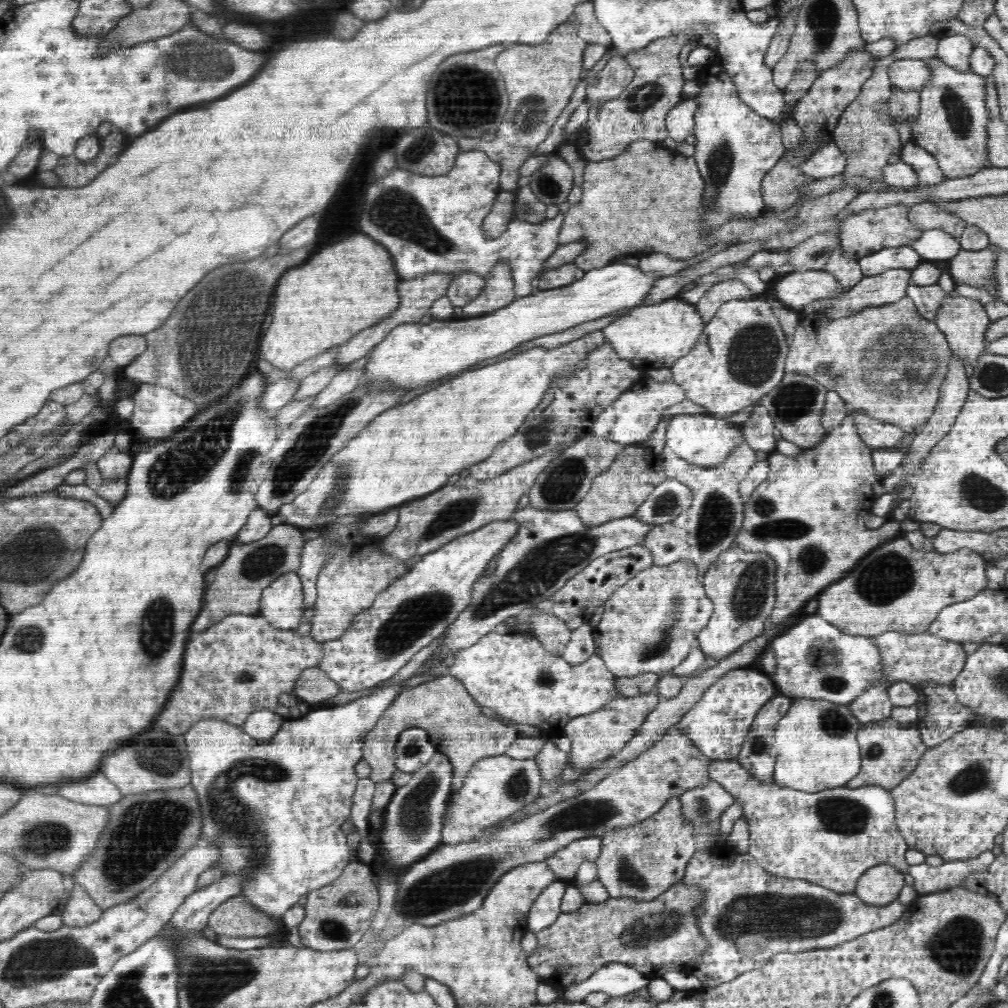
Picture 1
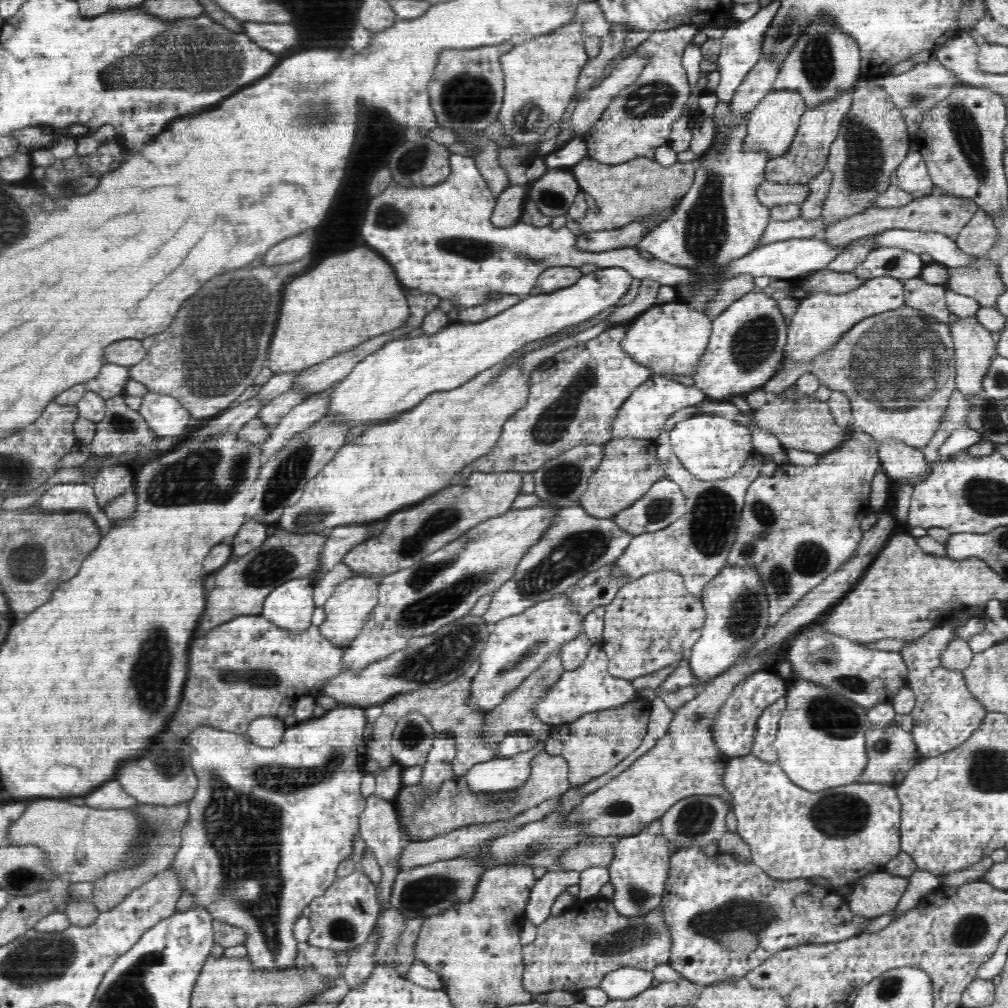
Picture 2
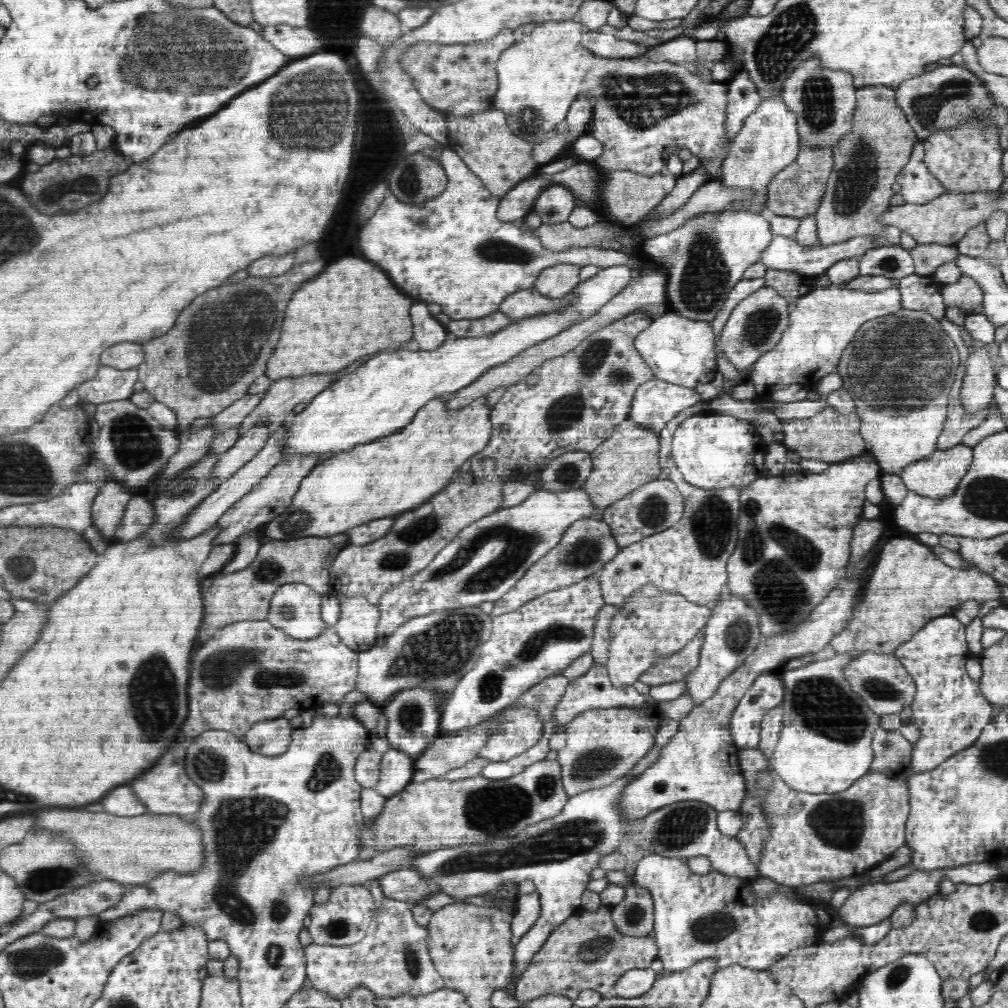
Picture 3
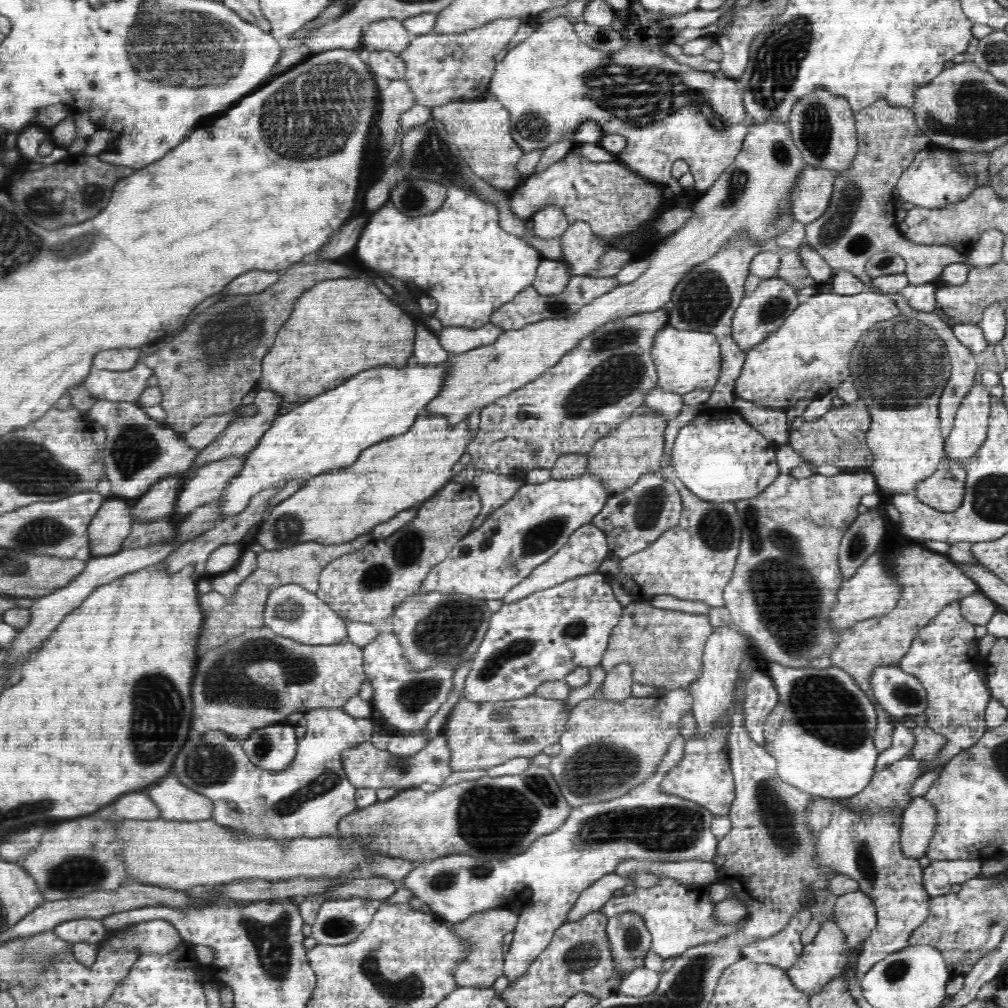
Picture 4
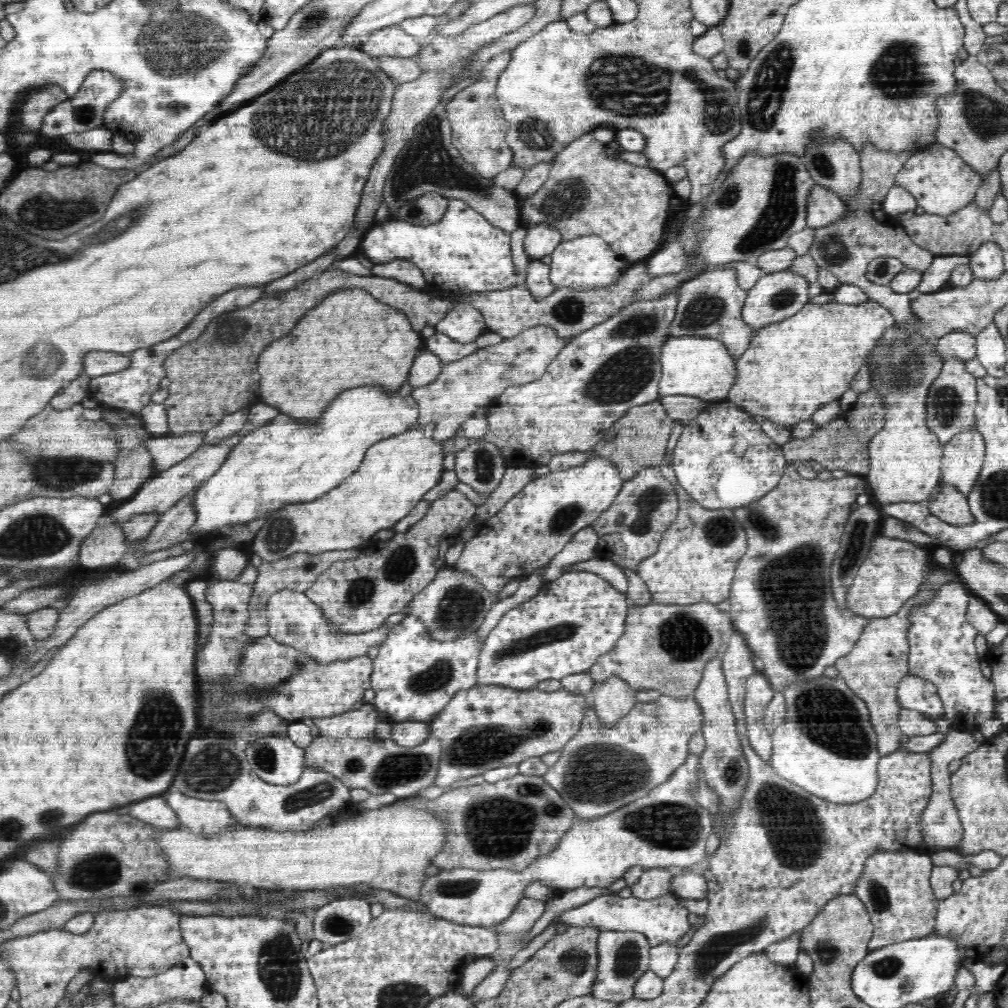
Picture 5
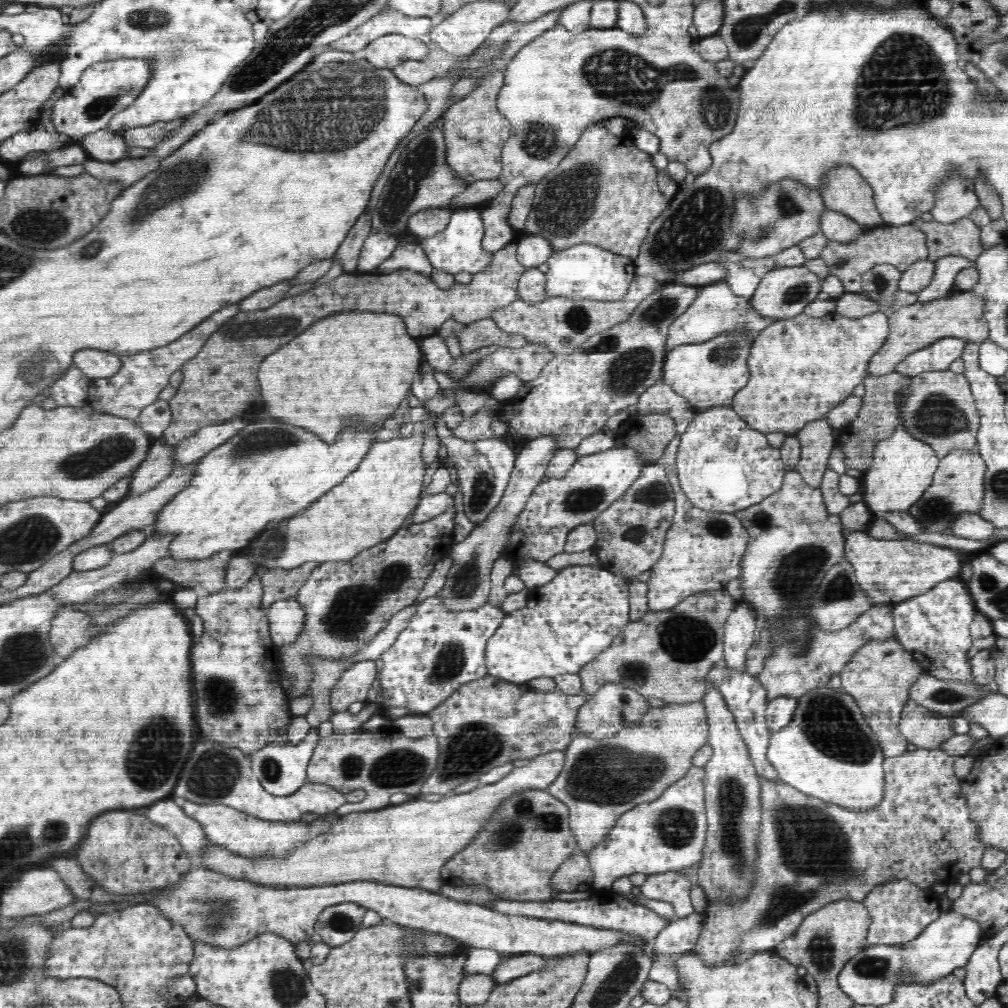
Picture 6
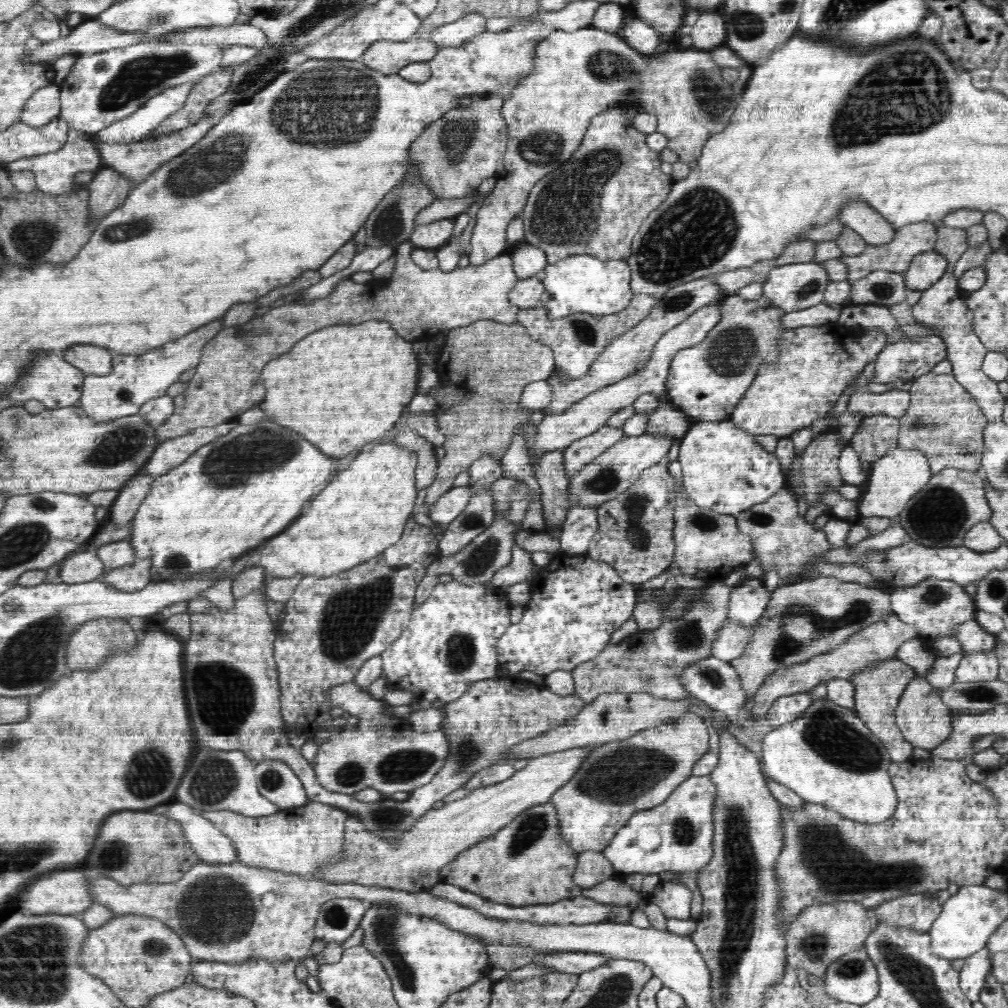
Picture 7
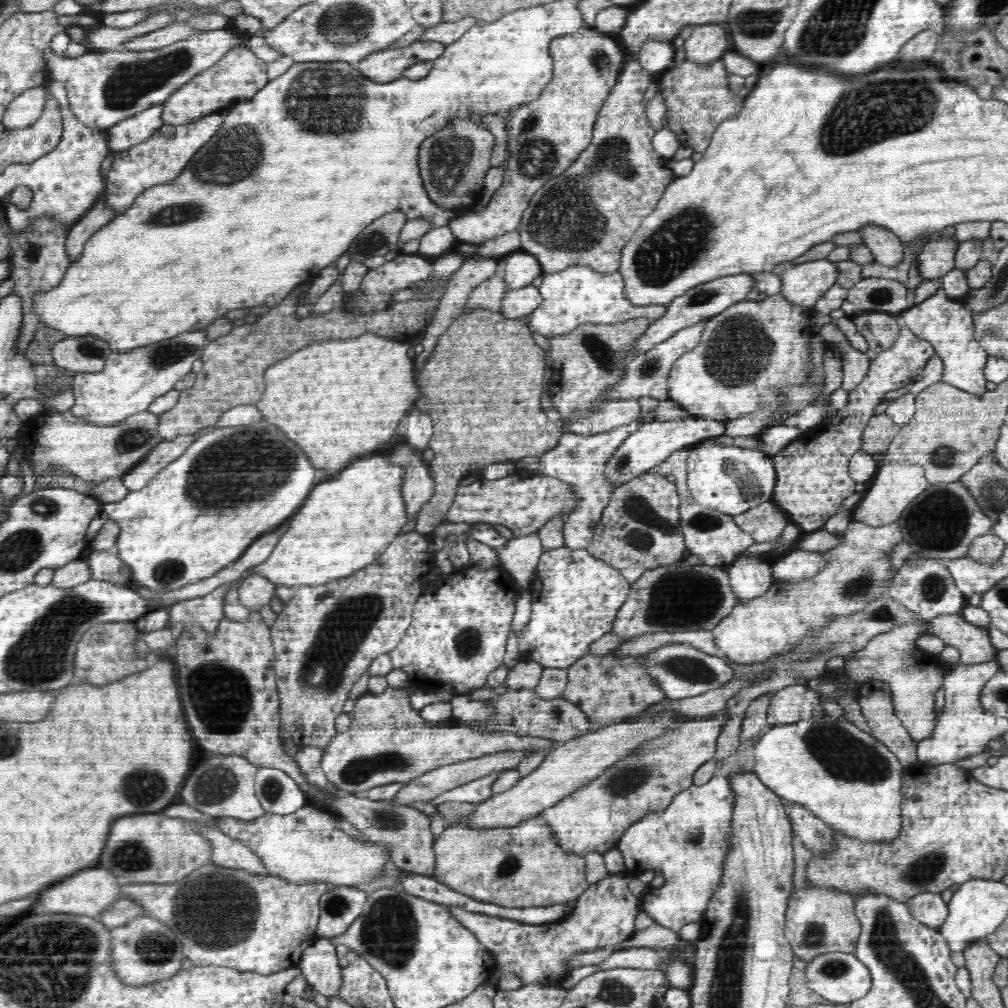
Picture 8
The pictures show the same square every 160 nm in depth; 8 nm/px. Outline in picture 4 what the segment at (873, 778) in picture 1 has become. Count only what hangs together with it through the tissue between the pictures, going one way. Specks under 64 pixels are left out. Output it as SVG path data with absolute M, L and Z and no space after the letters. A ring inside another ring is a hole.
M920 544L897 545L888 556L888 566L900 583L898 604L882 616L857 622L854 626L842 631L838 646L829 654L833 666L847 672L875 705L878 724L873 742L879 754L892 746L895 719L874 699L874 691L870 685L874 668L898 665L911 647L920 628L928 624L947 604L959 601L964 596L979 590L976 581L972 580L970 575L964 574L946 554L936 553Z

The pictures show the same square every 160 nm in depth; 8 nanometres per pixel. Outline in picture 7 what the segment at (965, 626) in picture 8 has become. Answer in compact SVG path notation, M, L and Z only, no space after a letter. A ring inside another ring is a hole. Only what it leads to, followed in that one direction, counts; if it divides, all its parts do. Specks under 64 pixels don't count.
M896 615L886 616L884 620L880 620L876 624L868 626L868 628L862 628L854 636L848 636L848 640L844 644L840 644L838 648L834 648L830 652L821 653L820 656L812 656L810 660L794 664L790 668L776 670L772 676L768 676L764 680L758 692L754 694L751 701L753 705L751 709L752 717L764 718L764 715L772 707L772 703L781 696L811 693L816 685L826 684L830 679L843 678L850 680L854 674L860 674L864 668L870 668L878 662L894 660L898 648L906 640L912 640L912 638L917 638L916 629L908 623L900 621ZM975 618L956 625L953 637L961 644L961 652L964 655L980 650L994 651L998 642L995 635L984 630ZM918 676L907 684L895 715L896 725L904 735L904 739L914 747L934 749L943 744L944 740L948 740L948 736L952 736L952 714L924 676Z

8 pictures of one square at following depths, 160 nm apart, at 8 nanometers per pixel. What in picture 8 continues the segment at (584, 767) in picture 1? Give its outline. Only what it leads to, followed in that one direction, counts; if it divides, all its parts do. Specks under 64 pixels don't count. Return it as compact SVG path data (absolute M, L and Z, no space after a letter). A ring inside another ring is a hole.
M726 709L720 710L710 717L689 718L687 722L675 727L661 738L642 744L633 756L618 760L602 777L578 791L572 792L570 796L564 796L560 802L556 802L554 806L546 808L538 815L548 823L555 834L558 846L566 853L582 857L586 857L590 852L604 855L607 851L617 848L620 837L625 830L628 830L628 827L646 816L664 812L676 795L693 786L693 777L700 765L712 760L715 756L717 741L726 722Z

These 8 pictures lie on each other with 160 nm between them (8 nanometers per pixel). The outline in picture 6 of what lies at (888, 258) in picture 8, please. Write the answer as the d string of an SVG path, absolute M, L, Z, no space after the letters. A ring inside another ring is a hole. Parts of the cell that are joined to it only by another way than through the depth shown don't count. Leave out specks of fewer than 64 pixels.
M840 164L824 174L824 186L820 190L825 208L848 215L861 225L864 232L884 228L882 215L878 212L873 197L873 188L860 176L860 173L847 164Z

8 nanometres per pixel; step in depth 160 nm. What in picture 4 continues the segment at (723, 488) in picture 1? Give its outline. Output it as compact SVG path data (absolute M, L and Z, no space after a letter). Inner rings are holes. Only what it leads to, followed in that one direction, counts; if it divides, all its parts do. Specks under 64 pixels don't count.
M704 404L698 406L686 406L672 420L668 421L665 428L665 446L663 457L661 458L662 466L659 472L668 480L675 484L679 490L682 499L682 514L678 524L669 528L658 540L654 540L648 548L622 558L619 564L618 573L609 578L614 578L617 582L628 588L629 592L636 599L649 600L656 594L670 594L680 600L699 600L705 602L711 607L724 607L725 600L723 592L728 582L734 574L734 566L739 554L741 540L741 521L736 511L734 502L708 502L696 496L691 490L684 486L684 483L676 477L675 469L671 463L672 448L679 430L689 425L692 420L698 421L705 414L706 407Z

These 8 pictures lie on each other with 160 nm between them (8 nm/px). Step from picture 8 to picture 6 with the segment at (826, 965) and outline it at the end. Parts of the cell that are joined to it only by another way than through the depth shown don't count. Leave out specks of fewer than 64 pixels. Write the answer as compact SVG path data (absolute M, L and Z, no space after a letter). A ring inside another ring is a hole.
M949 909L931 922L914 940L904 944L871 945L853 956L840 970L837 981L840 990L854 1003L882 1006L895 997L902 979L928 986L932 982L962 968L982 941L982 927L974 919Z

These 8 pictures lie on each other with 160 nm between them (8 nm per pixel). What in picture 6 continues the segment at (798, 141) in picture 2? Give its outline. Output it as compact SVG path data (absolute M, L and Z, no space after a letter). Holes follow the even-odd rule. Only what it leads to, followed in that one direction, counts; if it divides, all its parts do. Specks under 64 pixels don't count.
M824 208L824 214L820 216L820 226L828 240L840 244L852 243L864 232L861 225L848 215L829 208Z

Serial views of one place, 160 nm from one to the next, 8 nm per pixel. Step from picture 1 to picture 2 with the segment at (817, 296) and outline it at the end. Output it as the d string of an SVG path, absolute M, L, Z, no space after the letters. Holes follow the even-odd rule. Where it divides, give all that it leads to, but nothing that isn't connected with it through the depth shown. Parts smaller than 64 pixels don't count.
M824 269L797 280L795 282L797 291L794 297L796 299L799 296L810 296L816 292L848 293L864 282L864 279L858 278L853 273L836 273Z

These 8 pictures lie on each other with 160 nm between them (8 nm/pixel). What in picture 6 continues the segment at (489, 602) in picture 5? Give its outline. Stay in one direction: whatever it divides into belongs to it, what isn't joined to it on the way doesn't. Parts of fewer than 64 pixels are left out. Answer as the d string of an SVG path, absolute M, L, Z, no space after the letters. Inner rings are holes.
M540 435L528 441L527 445L517 453L510 480L500 503L488 514L488 518L482 524L476 525L465 539L453 545L449 554L453 560L452 566L446 576L444 588L438 592L448 609L472 610L489 602L493 564L502 557L504 546L510 540L510 530L518 520L518 514L525 510L528 498L544 478L548 462L556 451L558 447L552 435Z

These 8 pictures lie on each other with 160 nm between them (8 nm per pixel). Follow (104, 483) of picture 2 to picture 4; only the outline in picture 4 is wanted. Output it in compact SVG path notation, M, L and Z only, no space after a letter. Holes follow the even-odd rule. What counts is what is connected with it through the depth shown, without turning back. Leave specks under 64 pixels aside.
M108 497L88 527L91 556L110 556L122 550L132 528L131 508L123 497Z

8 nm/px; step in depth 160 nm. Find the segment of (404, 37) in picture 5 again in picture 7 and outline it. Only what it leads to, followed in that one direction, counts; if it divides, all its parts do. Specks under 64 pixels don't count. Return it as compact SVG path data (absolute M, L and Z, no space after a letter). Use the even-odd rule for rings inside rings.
M428 37L410 38L402 42L380 40L361 56L362 62L382 74L399 74L399 70L412 62L428 62L436 56L438 45Z

